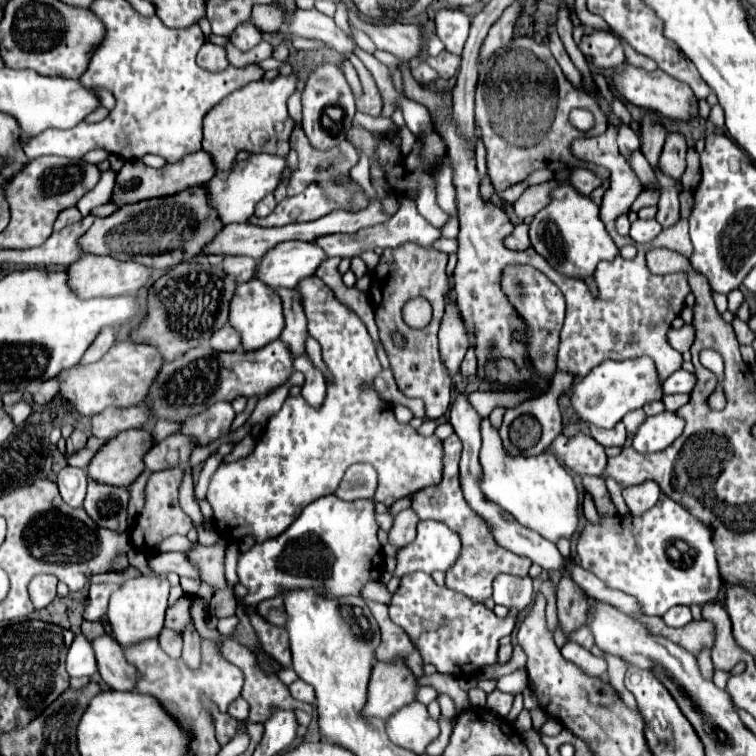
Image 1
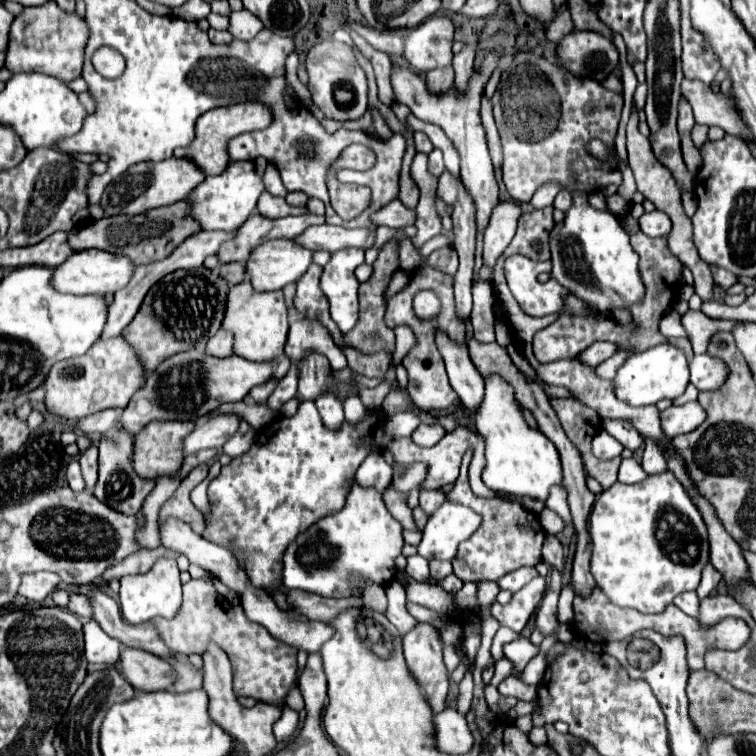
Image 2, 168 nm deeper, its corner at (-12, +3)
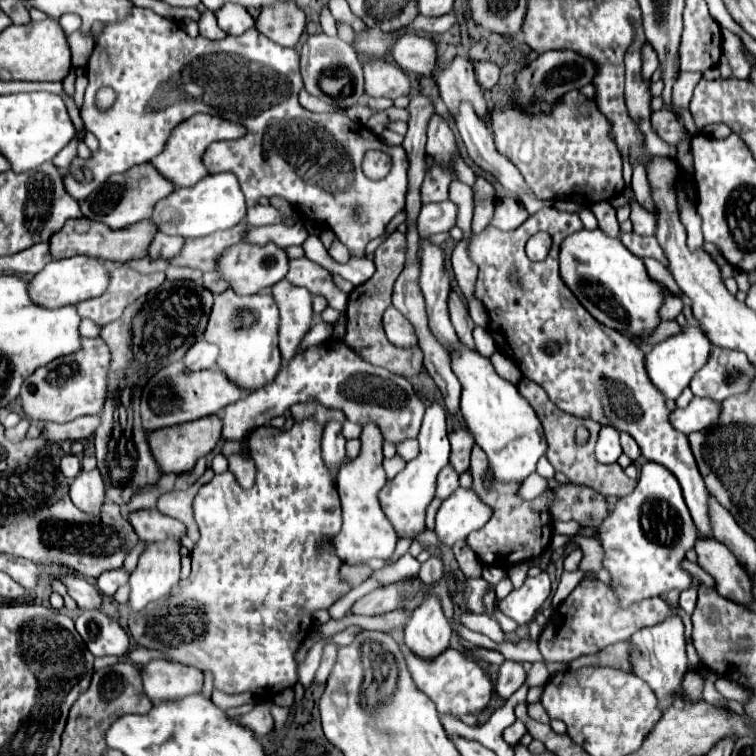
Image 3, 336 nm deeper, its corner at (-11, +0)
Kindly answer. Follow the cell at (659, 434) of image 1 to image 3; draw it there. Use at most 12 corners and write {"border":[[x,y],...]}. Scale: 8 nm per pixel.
{"border":[[693,397],[671,413],[671,425],[689,433],[707,429],[721,415],[721,403]]}

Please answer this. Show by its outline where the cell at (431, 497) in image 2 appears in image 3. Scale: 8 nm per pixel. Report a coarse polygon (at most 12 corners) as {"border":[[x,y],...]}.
{"border":[[447,463],[437,479],[437,497],[447,499],[459,487],[459,475]]}

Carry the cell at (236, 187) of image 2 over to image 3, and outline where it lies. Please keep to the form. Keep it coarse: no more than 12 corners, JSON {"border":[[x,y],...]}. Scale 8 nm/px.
{"border":[[233,173],[179,187],[151,215],[159,233],[205,237],[247,213]]}

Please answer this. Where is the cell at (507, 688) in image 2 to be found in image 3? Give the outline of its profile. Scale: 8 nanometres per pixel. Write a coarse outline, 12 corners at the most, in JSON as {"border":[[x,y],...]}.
{"border":[[519,661],[500,666],[495,685],[500,697],[509,697],[525,682]]}

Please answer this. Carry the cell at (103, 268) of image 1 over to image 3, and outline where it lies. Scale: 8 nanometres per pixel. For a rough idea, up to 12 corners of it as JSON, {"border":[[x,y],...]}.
{"border":[[83,255],[47,263],[29,281],[55,309],[101,295],[109,271]]}

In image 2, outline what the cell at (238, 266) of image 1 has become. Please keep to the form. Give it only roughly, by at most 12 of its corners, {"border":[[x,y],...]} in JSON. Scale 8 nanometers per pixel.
{"border":[[242,262],[222,264],[220,274],[232,286],[246,278]]}

